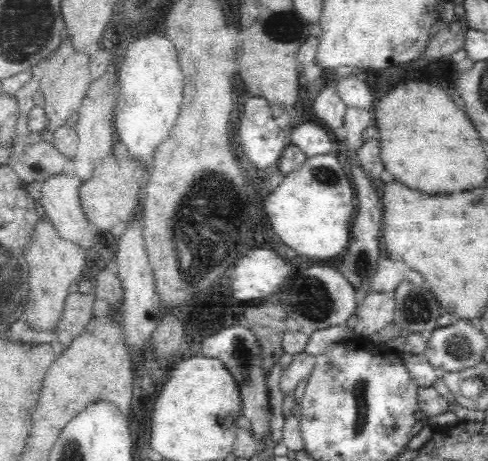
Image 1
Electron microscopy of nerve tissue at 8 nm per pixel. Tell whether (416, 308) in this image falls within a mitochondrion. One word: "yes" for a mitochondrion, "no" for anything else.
yes

